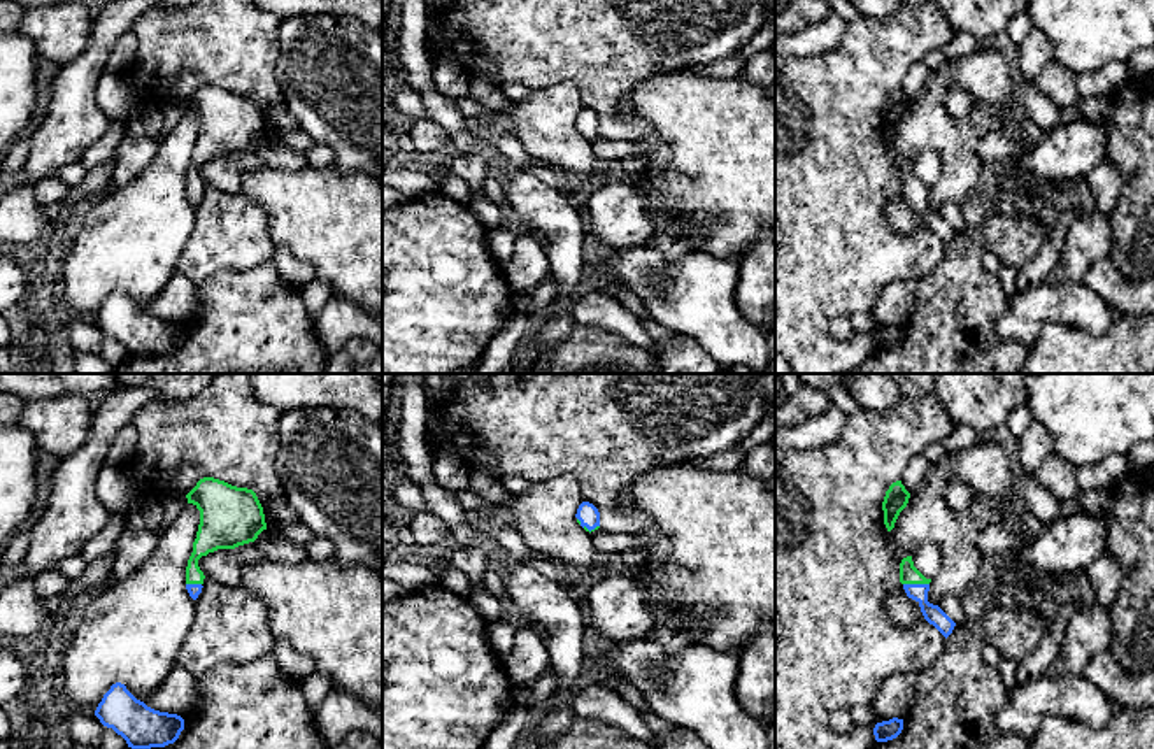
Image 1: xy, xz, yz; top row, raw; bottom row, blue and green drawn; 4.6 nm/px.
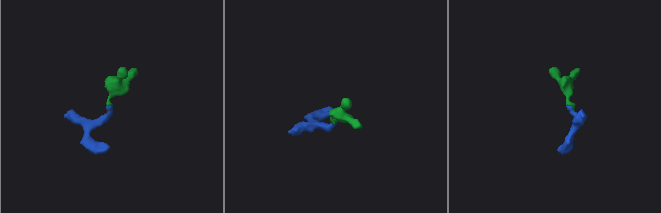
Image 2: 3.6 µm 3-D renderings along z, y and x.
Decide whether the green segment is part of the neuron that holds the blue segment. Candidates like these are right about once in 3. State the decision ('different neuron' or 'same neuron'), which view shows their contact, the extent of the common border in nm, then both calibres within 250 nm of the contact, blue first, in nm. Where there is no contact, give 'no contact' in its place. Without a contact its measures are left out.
same neuron | yz | 120 nm | 90/90 nm

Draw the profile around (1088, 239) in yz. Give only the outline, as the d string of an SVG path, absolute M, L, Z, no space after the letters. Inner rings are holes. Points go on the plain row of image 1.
M1093 210L1072 223L1054 270L1044 282L1084 282L1089 267L1110 256L1108 214Z

